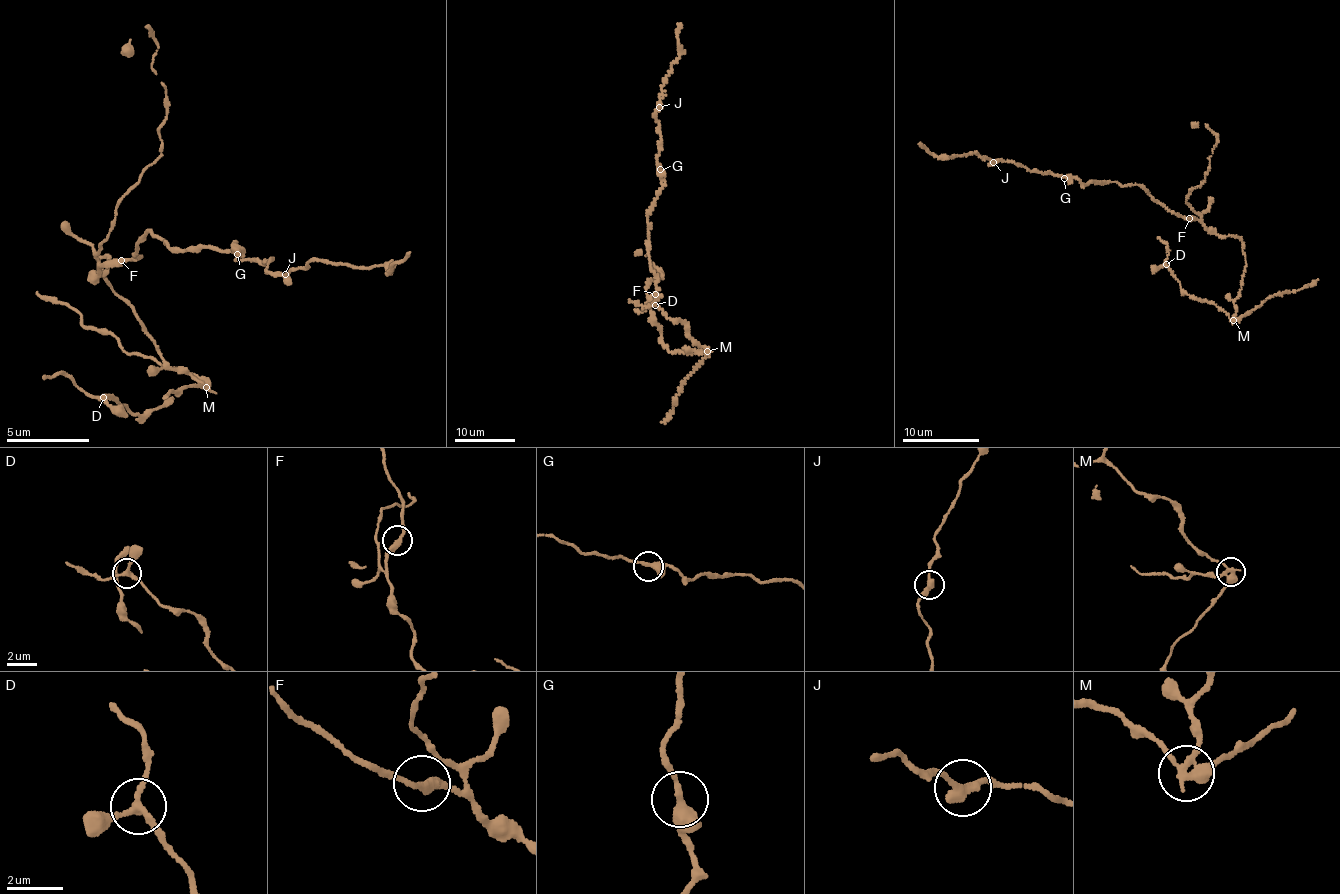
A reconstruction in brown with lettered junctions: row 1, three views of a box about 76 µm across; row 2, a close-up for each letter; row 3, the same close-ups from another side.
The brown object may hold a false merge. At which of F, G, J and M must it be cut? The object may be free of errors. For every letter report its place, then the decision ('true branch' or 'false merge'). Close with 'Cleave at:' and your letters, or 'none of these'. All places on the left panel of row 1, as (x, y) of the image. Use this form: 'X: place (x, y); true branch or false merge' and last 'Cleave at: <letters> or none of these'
F: place (121, 260); true branch
G: place (237, 254); true branch
J: place (285, 274); true branch
M: place (206, 387); false merge
Cleave at: M

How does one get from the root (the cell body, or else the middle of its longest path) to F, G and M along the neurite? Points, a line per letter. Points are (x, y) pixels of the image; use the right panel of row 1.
F: (1153, 199), (1189, 218)
G: (1153, 199), (1137, 184), (1121, 186), (1115, 182), (1087, 184), (1077, 178), (1064, 178)
M: (1153, 199), (1218, 234), (1235, 236), (1242, 241), (1246, 265), (1234, 302), (1236, 315), (1233, 321)

